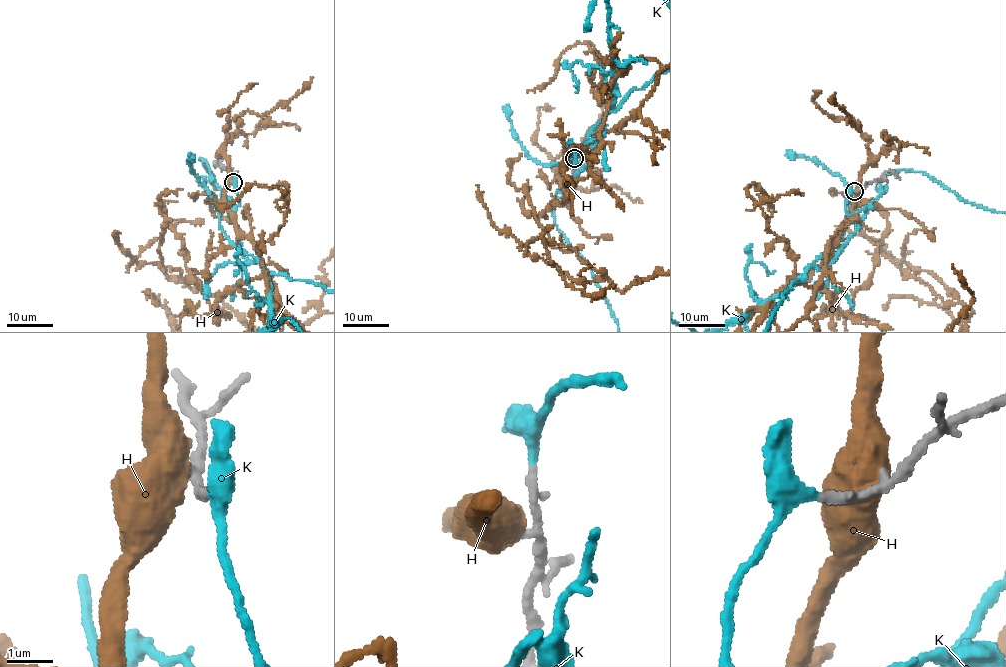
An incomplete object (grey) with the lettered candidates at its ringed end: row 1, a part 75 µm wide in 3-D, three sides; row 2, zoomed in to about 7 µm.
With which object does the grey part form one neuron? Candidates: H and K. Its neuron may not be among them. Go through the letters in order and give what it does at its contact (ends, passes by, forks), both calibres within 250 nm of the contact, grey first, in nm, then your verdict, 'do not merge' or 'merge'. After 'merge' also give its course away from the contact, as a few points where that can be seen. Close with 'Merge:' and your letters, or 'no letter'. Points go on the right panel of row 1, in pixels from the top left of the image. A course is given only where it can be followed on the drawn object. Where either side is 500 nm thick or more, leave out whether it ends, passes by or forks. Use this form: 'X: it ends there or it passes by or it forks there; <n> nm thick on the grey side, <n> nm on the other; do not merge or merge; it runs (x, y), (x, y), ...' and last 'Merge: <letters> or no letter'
H: 190 nm thick on the grey side, 650 nm on the other; do not merge
K: it passes by; 190 nm thick on the grey side, 280 nm on the other; merge
Merge: K

